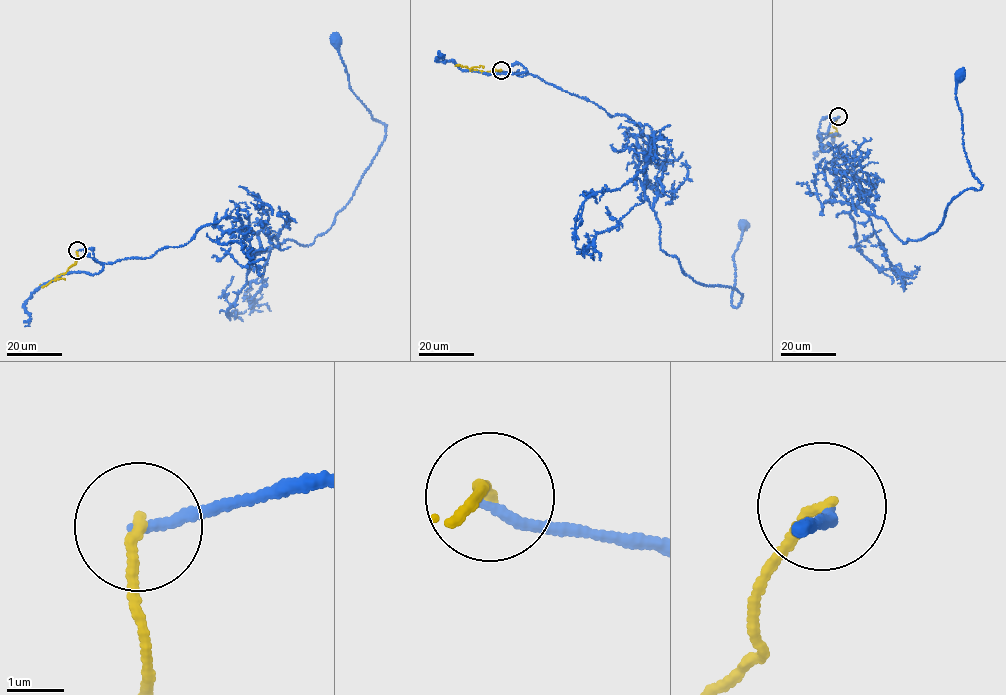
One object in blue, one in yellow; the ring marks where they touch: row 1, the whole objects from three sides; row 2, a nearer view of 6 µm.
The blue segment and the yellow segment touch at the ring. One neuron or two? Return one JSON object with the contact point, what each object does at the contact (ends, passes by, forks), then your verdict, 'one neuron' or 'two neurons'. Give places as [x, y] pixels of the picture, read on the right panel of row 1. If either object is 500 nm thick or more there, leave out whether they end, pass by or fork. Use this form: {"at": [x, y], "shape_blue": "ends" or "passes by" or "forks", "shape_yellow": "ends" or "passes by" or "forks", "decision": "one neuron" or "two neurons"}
{"at": [838, 116], "shape_blue": "ends", "shape_yellow": "ends", "decision": "two neurons"}

